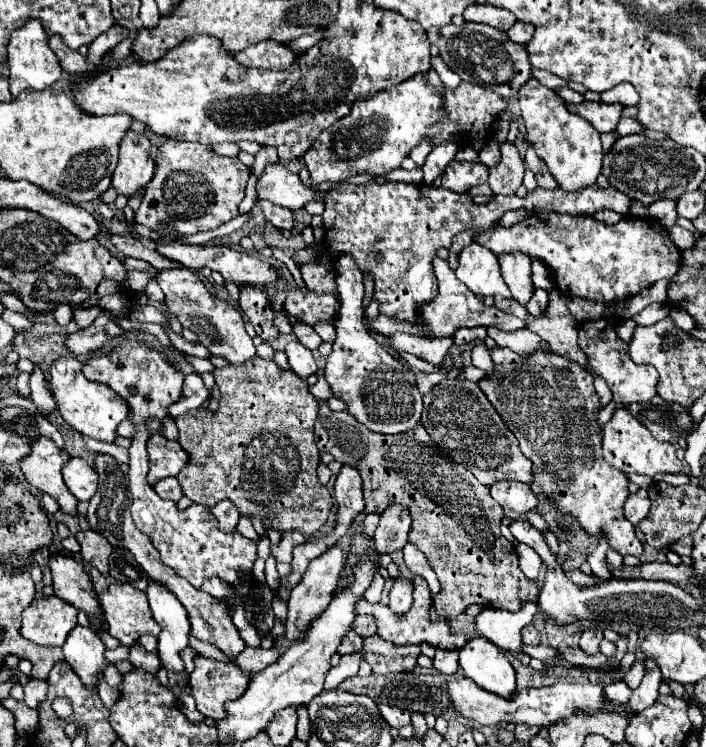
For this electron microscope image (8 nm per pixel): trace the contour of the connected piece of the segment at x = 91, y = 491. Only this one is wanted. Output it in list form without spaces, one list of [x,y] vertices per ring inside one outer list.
[[[70,458],[70,462],[62,470],[64,482],[68,490],[78,500],[90,500],[98,490],[98,476],[96,470],[82,458]]]

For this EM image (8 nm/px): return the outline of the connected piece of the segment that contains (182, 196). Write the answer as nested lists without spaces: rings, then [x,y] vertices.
[[[168,138],[158,148],[156,172],[146,186],[146,194],[142,196],[134,220],[152,230],[164,226],[184,236],[202,230],[216,230],[238,214],[238,204],[244,200],[248,178],[250,168],[238,158],[220,156],[206,144]]]

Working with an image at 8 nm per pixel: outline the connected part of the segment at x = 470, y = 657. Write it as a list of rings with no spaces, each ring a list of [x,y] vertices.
[[[472,638],[460,648],[460,666],[464,676],[472,678],[480,688],[510,698],[516,690],[514,668],[506,654],[486,638]]]

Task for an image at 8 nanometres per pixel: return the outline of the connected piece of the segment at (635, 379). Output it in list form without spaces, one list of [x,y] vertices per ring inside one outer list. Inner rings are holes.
[[[590,322],[590,324],[582,324],[582,328],[578,330],[578,342],[580,348],[584,350],[584,354],[590,360],[590,368],[600,374],[606,384],[612,390],[614,402],[618,406],[628,406],[632,402],[648,402],[656,396],[656,382],[658,382],[658,374],[654,366],[644,366],[644,364],[634,364],[628,356],[628,344],[622,342],[614,328],[610,328],[612,322]]]

